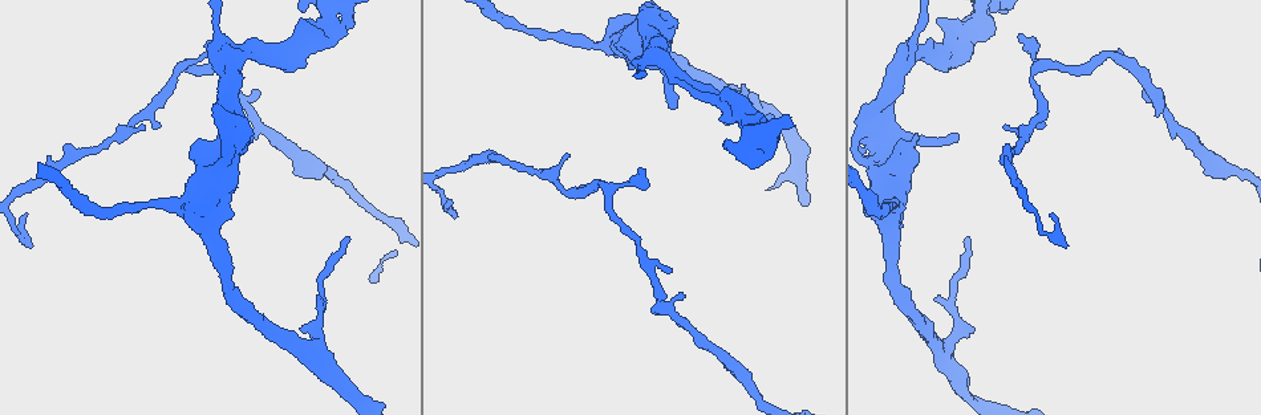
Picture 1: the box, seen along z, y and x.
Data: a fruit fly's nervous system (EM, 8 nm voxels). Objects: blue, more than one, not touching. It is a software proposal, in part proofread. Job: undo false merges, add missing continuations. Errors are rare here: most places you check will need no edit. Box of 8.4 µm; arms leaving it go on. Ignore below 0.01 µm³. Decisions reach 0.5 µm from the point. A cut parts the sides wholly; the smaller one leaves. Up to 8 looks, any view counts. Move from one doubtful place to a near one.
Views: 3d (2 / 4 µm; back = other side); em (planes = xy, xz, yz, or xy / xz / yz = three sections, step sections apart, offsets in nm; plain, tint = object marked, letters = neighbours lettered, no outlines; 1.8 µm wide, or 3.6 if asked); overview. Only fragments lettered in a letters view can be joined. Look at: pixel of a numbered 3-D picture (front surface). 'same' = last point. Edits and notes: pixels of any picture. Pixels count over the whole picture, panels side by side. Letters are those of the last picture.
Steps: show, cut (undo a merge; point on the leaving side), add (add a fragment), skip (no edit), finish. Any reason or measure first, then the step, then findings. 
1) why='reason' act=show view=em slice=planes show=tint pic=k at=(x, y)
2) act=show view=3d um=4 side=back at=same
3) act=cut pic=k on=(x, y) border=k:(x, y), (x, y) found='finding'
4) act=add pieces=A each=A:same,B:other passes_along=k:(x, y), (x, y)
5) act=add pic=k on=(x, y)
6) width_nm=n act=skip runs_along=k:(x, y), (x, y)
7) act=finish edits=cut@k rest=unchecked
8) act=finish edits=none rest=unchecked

why='three-way junction' act=show view=em slice=planes show=letters pic=1 at=(901, 55)

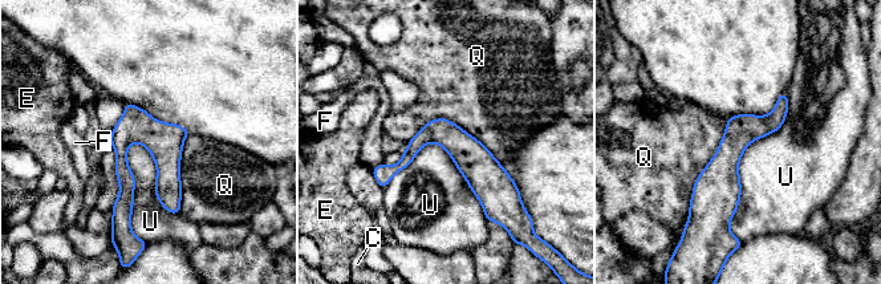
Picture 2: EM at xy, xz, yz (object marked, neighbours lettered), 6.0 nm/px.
act=skip each=C:other,E:other,F:other,Q:other,U:other runs_along=2:(783, 97), (729, 153), (723, 219) found='continuous, no second neuron'

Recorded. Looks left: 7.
why='branch stops here' act=show view=em slice=yz step=8 show=letters pic=1 at=(638, 169)

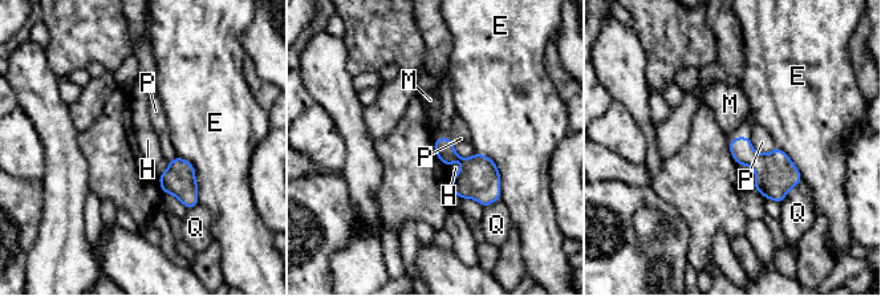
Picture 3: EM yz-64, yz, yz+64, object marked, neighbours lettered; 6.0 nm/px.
act=skip each=E:other,H:other,M:other,P:other,Q:other border=3:(455, 159), (461, 169), (454, 174) found='no lettered fragment goes on from it'

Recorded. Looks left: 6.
why='four-way junction' act=show view=em slice=planes show=letters pic=1 at=(890, 151)

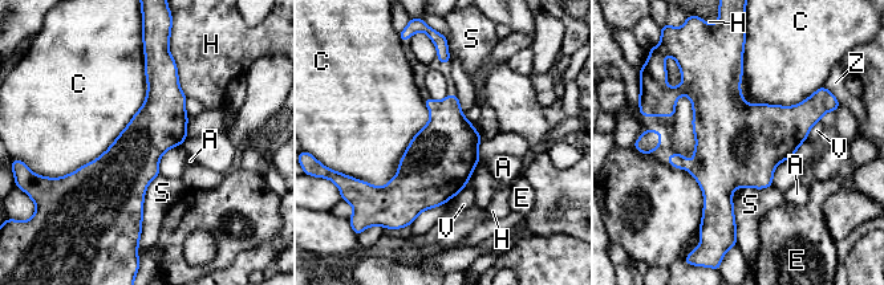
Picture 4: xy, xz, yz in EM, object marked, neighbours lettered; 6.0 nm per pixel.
longest_contact=C:900nm act=skip each=A:other,C:other,E:other,H:other,S:other,V:other,Z:other border=4:(145, 52), (144, 104), (61, 178) found='continuous, no second neuron'

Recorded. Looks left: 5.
act=finish edits=none rest=unchecked

